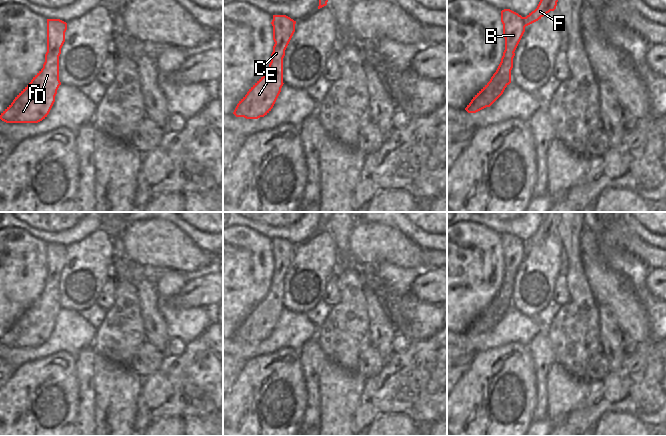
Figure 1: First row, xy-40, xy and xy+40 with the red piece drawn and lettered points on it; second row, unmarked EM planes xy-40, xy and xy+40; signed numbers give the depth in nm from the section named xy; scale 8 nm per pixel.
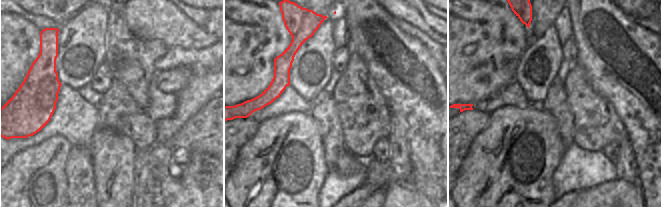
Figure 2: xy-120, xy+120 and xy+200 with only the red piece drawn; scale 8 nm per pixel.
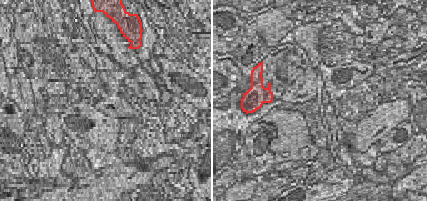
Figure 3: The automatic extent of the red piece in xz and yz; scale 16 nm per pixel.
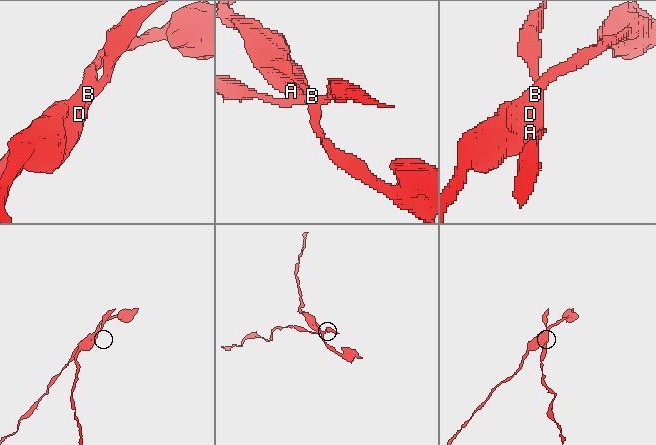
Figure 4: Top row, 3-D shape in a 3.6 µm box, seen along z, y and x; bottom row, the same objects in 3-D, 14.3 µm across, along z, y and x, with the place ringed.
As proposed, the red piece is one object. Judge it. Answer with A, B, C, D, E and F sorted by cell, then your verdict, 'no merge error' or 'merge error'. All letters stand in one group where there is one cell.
A B C D E / F | merge error

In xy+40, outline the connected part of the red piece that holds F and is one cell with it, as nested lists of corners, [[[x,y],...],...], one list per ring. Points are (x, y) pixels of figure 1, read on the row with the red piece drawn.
[[[540,0],[537,8],[525,17],[525,26],[538,21],[550,11],[554,11],[556,9],[557,2],[558,0]]]

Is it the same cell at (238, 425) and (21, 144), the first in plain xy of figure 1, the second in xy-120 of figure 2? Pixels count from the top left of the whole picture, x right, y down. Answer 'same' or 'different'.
different

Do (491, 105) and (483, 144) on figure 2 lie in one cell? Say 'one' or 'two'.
two

